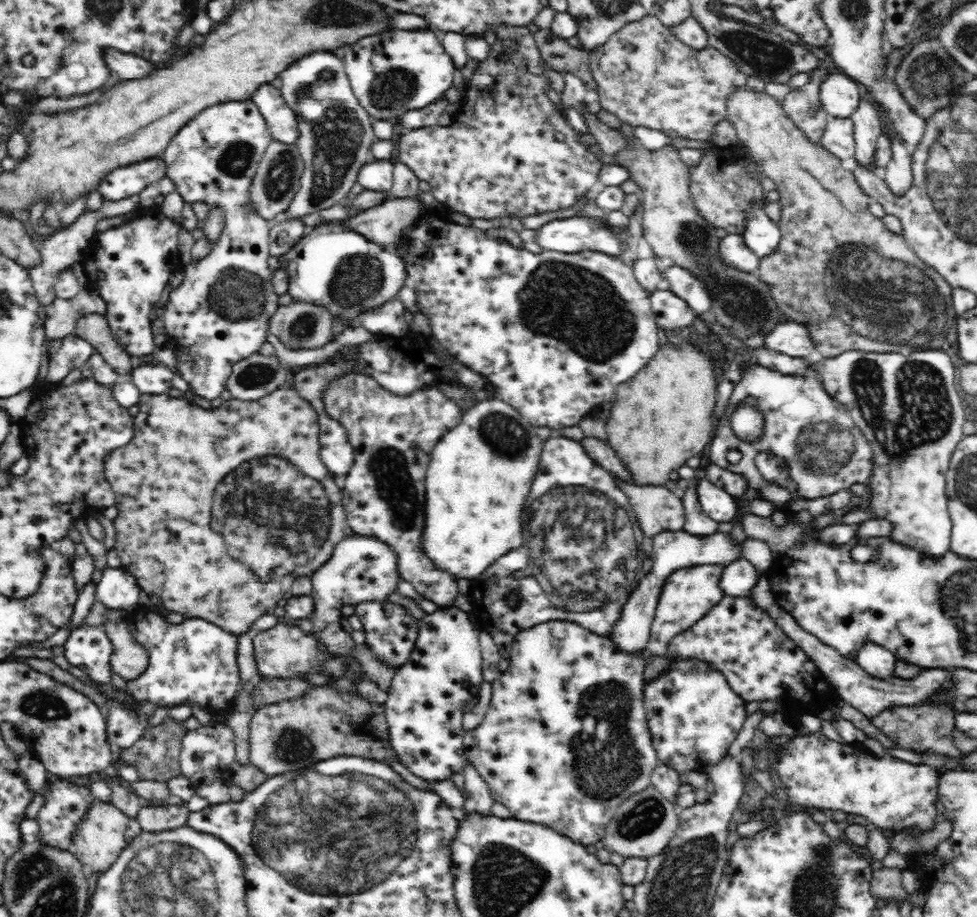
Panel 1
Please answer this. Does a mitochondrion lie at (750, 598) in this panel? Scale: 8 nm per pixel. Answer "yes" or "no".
no

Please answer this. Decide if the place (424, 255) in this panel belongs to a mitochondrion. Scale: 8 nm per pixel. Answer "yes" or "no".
no

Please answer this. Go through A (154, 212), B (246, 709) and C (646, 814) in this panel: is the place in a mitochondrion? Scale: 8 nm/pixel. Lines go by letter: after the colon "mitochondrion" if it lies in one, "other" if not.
A: other
B: other
C: mitochondrion

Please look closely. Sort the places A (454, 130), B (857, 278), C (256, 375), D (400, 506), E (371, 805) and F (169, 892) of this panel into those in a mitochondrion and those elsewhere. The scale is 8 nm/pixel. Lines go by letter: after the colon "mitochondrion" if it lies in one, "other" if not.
A: other
B: mitochondrion
C: mitochondrion
D: mitochondrion
E: mitochondrion
F: mitochondrion

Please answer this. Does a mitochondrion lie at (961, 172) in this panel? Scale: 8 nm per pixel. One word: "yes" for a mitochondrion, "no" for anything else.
yes

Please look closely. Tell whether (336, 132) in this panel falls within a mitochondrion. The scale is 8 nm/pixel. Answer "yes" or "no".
yes

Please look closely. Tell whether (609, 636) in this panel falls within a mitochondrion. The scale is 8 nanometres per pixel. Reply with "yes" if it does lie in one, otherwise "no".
no

